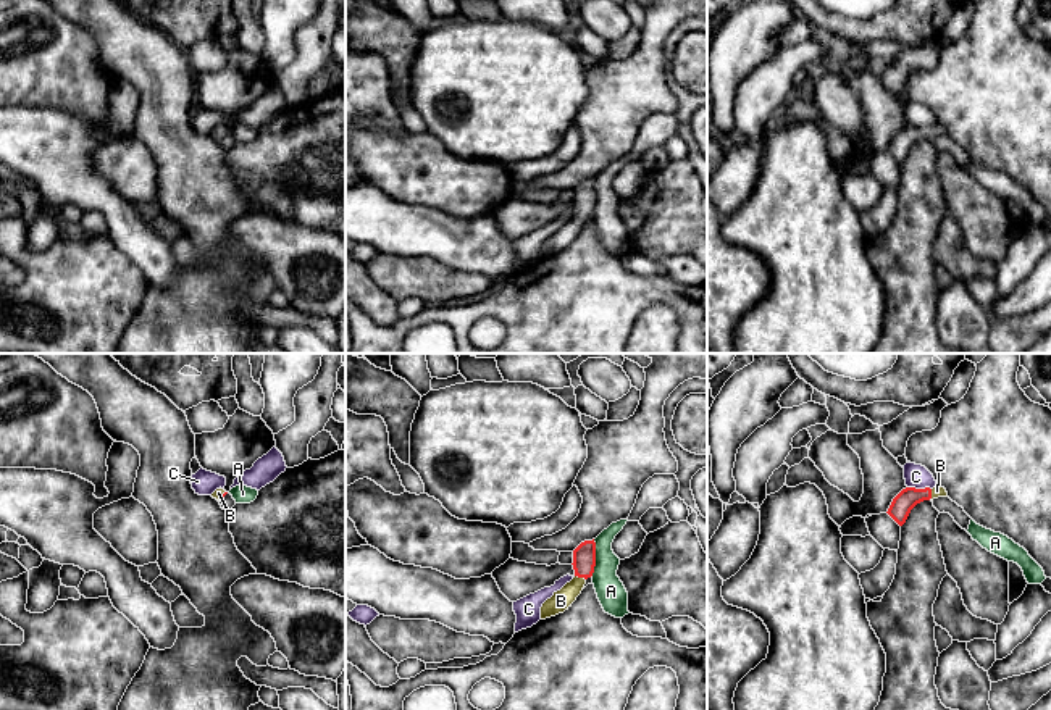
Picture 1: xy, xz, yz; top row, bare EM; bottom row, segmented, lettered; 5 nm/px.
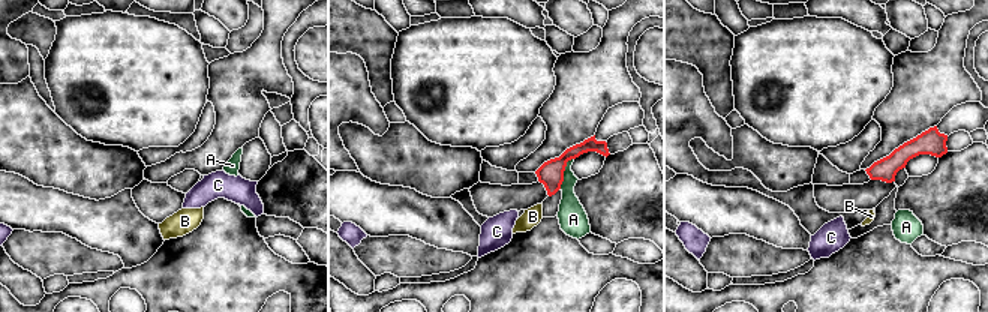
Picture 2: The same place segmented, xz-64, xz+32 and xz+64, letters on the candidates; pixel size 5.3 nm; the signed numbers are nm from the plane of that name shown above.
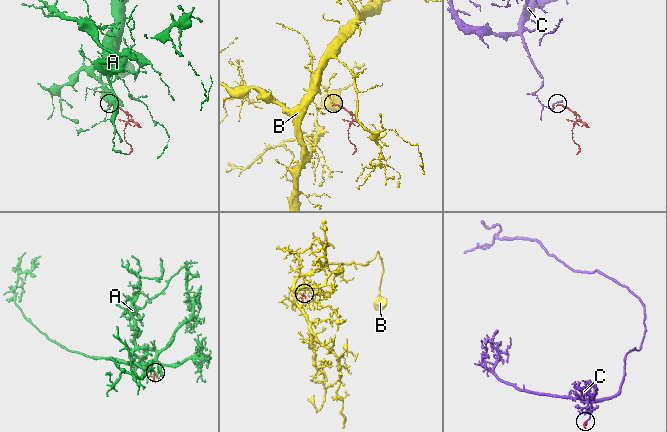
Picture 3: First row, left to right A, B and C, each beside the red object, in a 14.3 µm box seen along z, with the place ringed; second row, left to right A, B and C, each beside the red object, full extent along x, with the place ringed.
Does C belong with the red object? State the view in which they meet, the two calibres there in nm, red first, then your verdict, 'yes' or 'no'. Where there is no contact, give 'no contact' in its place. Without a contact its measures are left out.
yz | 110/120 nm | no

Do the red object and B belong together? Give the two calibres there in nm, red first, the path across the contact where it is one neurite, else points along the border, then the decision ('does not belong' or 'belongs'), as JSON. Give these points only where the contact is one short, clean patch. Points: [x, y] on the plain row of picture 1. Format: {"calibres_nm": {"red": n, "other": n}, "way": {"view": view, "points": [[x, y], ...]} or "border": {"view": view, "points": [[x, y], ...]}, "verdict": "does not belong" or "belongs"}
{"calibres_nm": {"red": 110, "other": 100}, "way": {"view": "xz", "points": [[583, 202], [580, 215], [577, 223], [561, 239]]}, "verdict": "belongs"}

